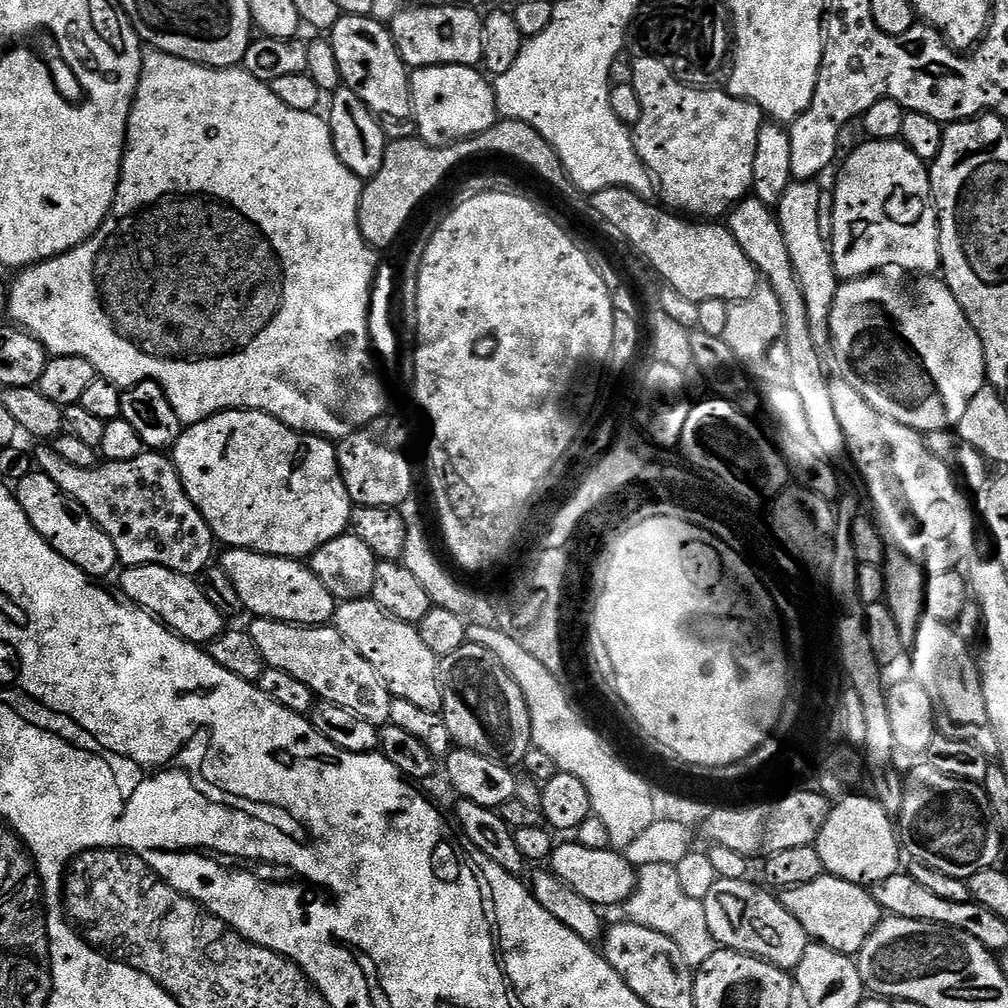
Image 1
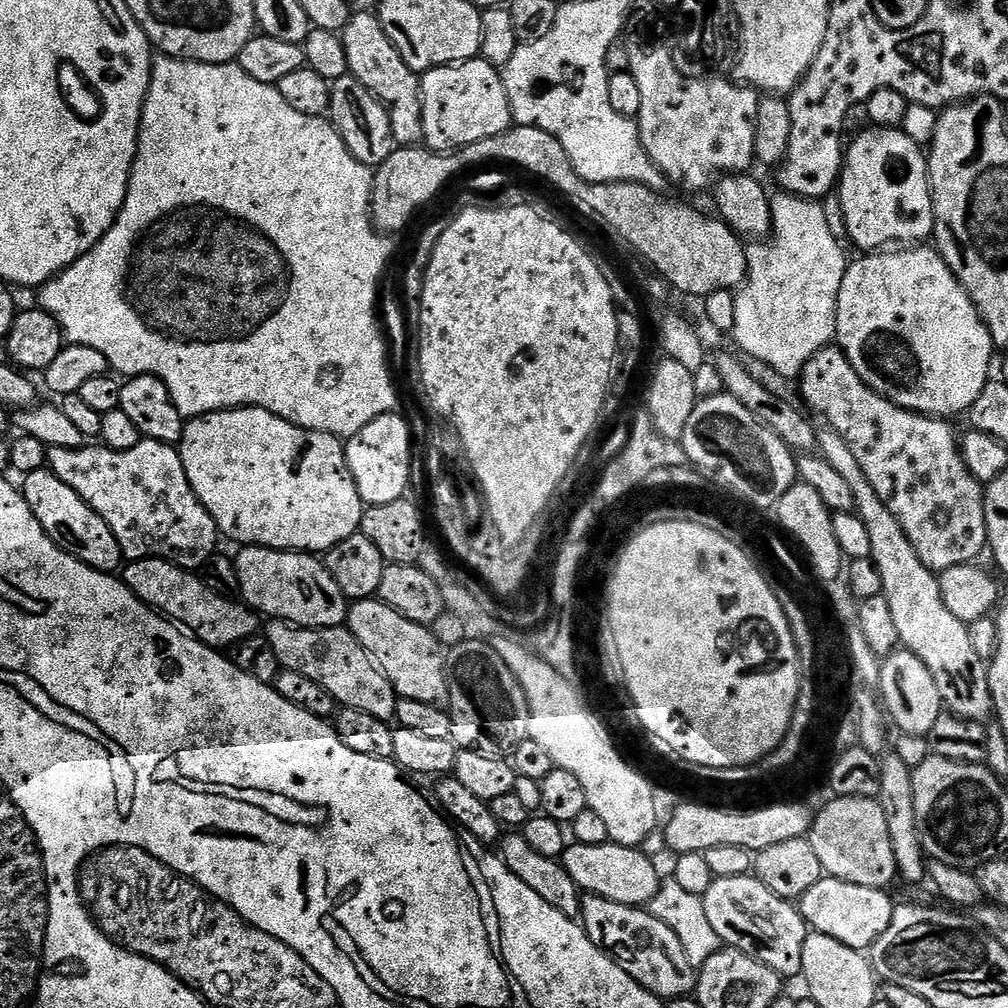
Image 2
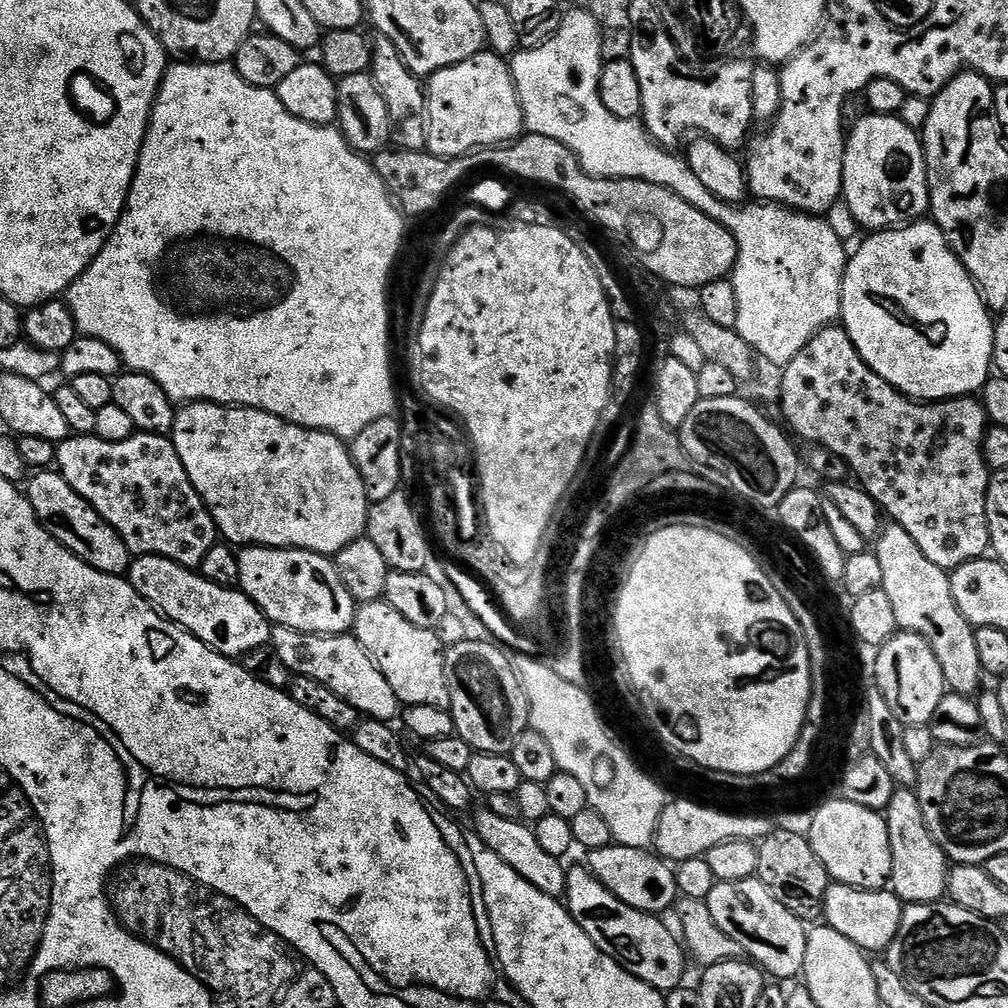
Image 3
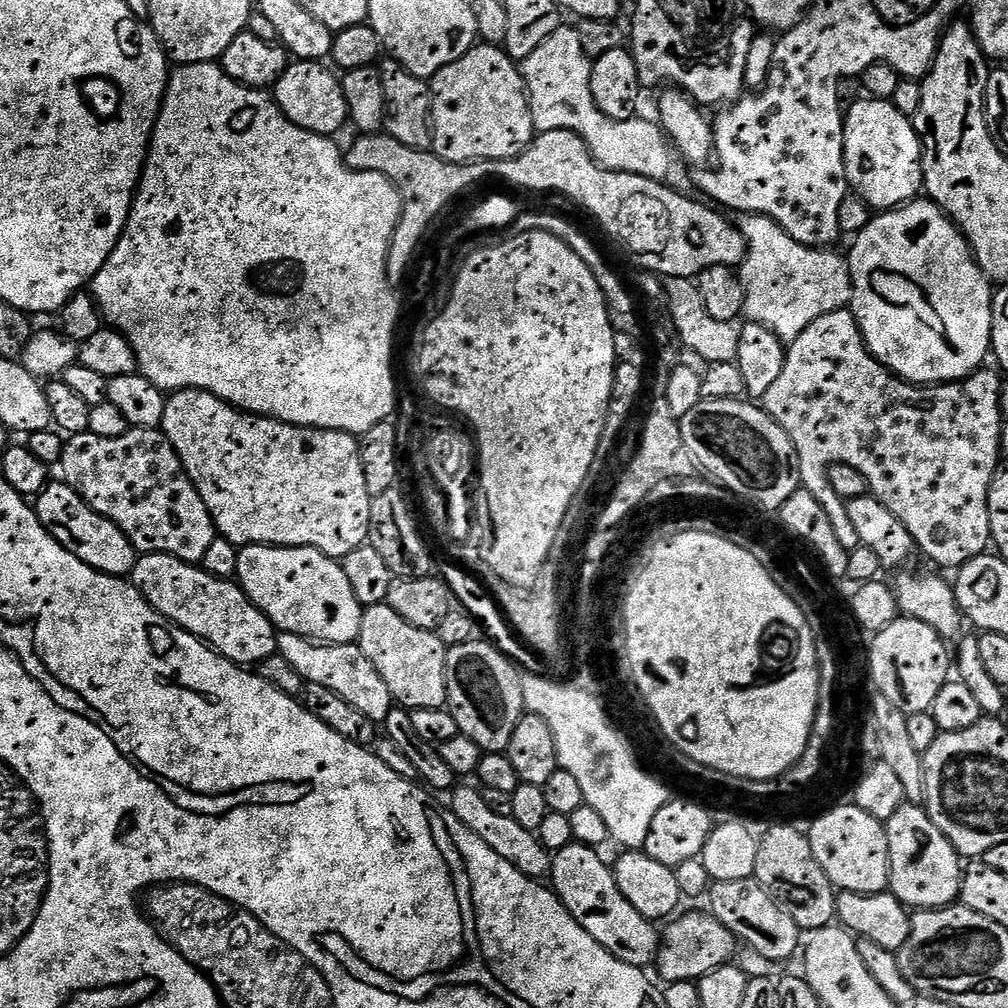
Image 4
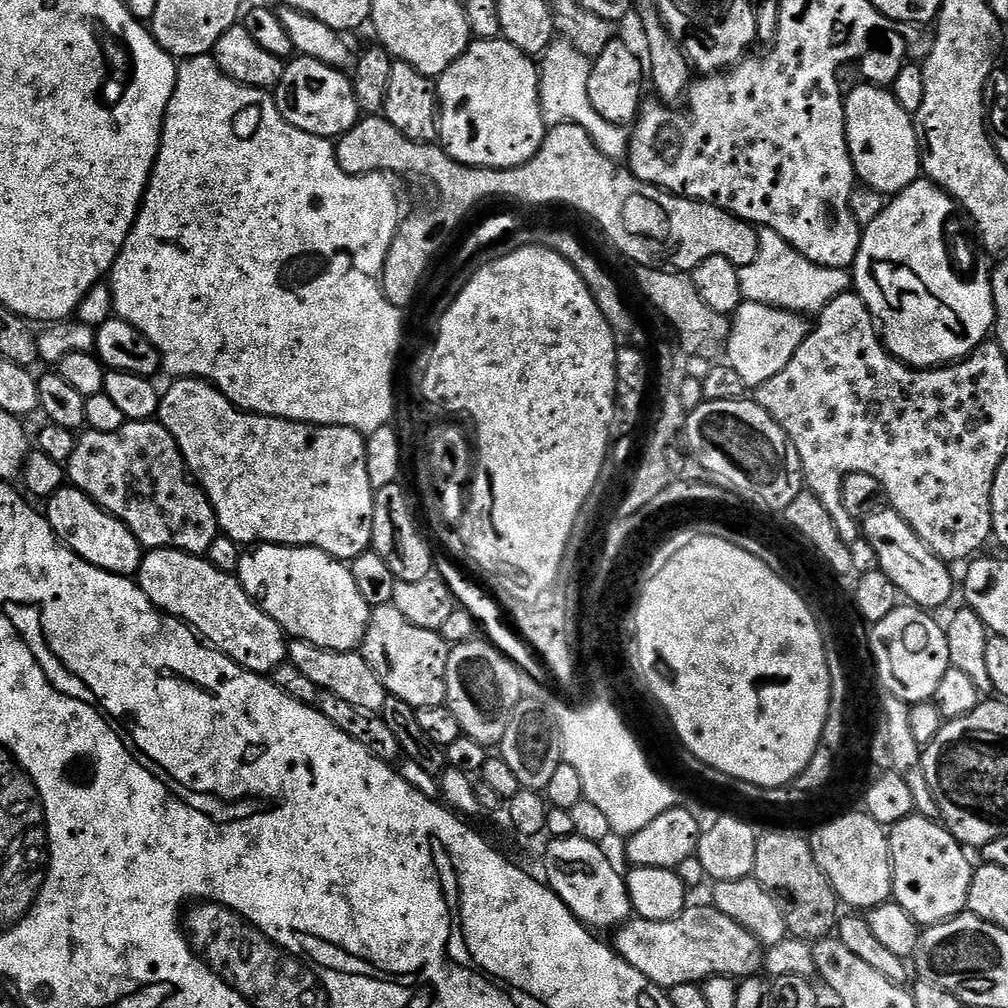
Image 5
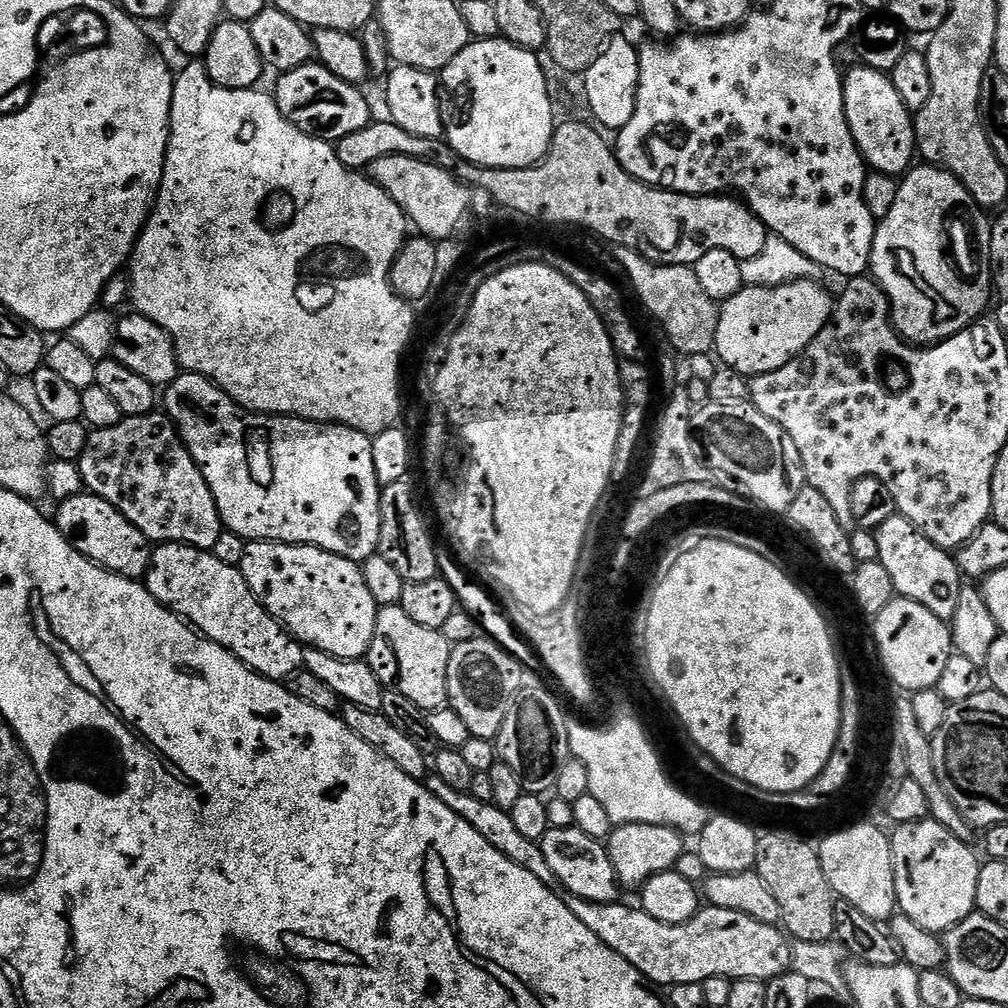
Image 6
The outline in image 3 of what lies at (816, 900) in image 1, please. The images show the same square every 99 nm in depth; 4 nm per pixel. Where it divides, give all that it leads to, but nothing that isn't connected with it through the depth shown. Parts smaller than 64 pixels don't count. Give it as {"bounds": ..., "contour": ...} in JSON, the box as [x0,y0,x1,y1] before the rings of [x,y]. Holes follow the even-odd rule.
{"bounds":[822,883,905,954],"contour":[[[833,883],[826,890],[824,910],[822,913],[827,927],[838,930],[850,942],[854,942],[868,954],[880,954],[894,942],[894,934],[898,934],[898,926],[902,922],[905,905],[891,890],[868,892],[865,888],[851,888],[845,884]]]}

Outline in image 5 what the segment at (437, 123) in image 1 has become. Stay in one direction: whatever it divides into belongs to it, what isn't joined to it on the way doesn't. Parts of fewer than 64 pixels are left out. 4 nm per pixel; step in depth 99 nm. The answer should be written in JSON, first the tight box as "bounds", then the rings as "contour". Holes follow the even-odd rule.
{"bounds":[435,39,546,168],"contour":[[[473,39],[468,48],[435,81],[438,97],[438,143],[450,158],[475,168],[522,166],[538,154],[546,125],[540,105],[538,64],[509,40]]]}

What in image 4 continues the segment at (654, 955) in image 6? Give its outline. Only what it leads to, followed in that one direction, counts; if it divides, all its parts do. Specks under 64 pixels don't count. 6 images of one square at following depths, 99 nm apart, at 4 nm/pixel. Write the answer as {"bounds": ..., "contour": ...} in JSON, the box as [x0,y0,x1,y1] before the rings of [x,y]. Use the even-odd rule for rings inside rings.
{"bounds":[654,911,738,982],"contour":[[[711,911],[688,912],[685,916],[679,916],[671,921],[673,924],[665,932],[663,929],[658,940],[654,968],[660,971],[664,982],[698,982],[706,974],[733,963],[738,951],[736,936],[730,930],[726,930],[726,926],[722,926],[722,922],[718,922],[718,918],[713,916]]]}

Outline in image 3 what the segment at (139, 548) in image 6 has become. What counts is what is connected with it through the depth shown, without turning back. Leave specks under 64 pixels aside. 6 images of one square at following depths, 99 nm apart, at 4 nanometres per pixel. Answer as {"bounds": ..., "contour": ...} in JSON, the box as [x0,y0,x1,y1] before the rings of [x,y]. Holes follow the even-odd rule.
{"bounds":[26,470,133,576],"contour":[[[40,470],[27,481],[26,495],[38,522],[60,545],[70,550],[82,562],[102,570],[102,574],[124,576],[132,565],[133,554],[122,538],[96,513],[56,470]]]}

